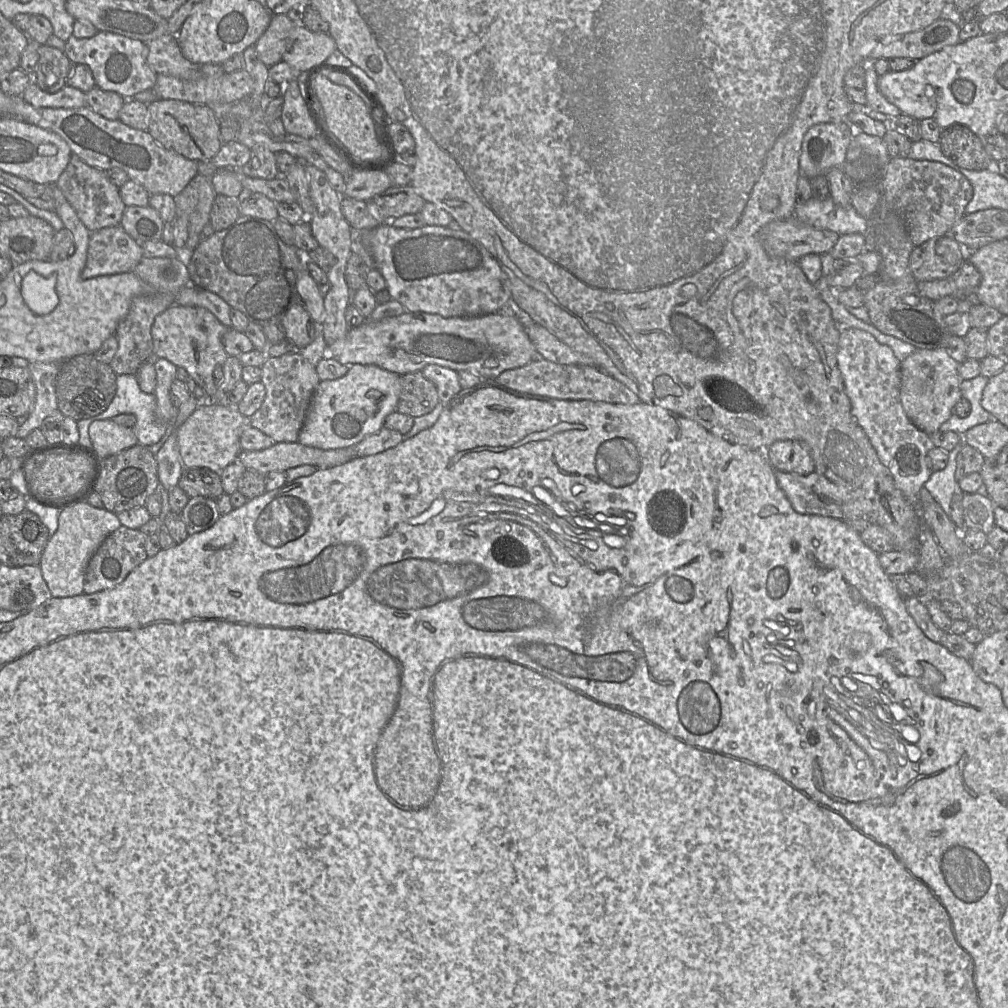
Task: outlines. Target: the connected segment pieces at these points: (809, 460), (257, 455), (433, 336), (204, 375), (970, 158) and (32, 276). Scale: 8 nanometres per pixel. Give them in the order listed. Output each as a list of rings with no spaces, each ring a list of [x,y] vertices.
[[[776,441],[764,453],[776,470],[799,475],[808,475],[815,471],[814,460],[808,446],[801,441]]]
[[[274,443],[258,451],[241,451],[238,460],[246,469],[256,470],[263,475],[272,471],[285,472],[301,465],[313,465],[326,469],[344,464],[356,457],[352,448],[321,449],[301,443]]]
[[[406,311],[380,321],[366,319],[361,326],[349,329],[344,338],[328,345],[327,353],[349,367],[371,364],[398,375],[437,364],[482,378],[495,378],[505,370],[524,366],[538,357],[522,323],[509,311],[462,317]]]
[[[173,304],[156,316],[152,328],[155,358],[165,358],[177,367],[182,367],[195,382],[204,389],[207,397],[213,396],[218,389],[213,376],[217,365],[228,358],[223,337],[231,327],[223,325],[209,310],[203,307],[190,307]]]
[[[963,124],[943,128],[938,144],[942,153],[961,168],[984,170],[994,165],[984,147],[984,139]]]
[[[30,271],[21,286],[22,297],[27,306],[36,314],[48,314],[59,303],[56,293],[56,277]]]

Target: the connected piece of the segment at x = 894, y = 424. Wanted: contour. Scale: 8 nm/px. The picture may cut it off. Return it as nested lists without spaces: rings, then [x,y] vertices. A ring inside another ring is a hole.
[[[841,328],[837,365],[843,377],[845,391],[851,401],[853,416],[868,436],[879,460],[891,472],[895,486],[902,491],[906,498],[914,500],[933,472],[928,452],[935,446],[930,435],[918,428],[903,409],[900,401],[901,362],[889,346],[880,344],[870,333],[857,328]]]

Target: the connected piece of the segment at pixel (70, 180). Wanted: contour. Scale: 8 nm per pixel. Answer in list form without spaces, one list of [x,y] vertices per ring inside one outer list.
[[[72,154],[56,185],[90,232],[120,225],[126,205],[120,197],[119,187],[108,178],[105,171],[89,166]]]

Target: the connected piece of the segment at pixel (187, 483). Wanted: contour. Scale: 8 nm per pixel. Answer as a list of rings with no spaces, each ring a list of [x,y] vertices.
[[[185,467],[178,485],[189,497],[218,499],[223,493],[220,475],[206,467]]]

